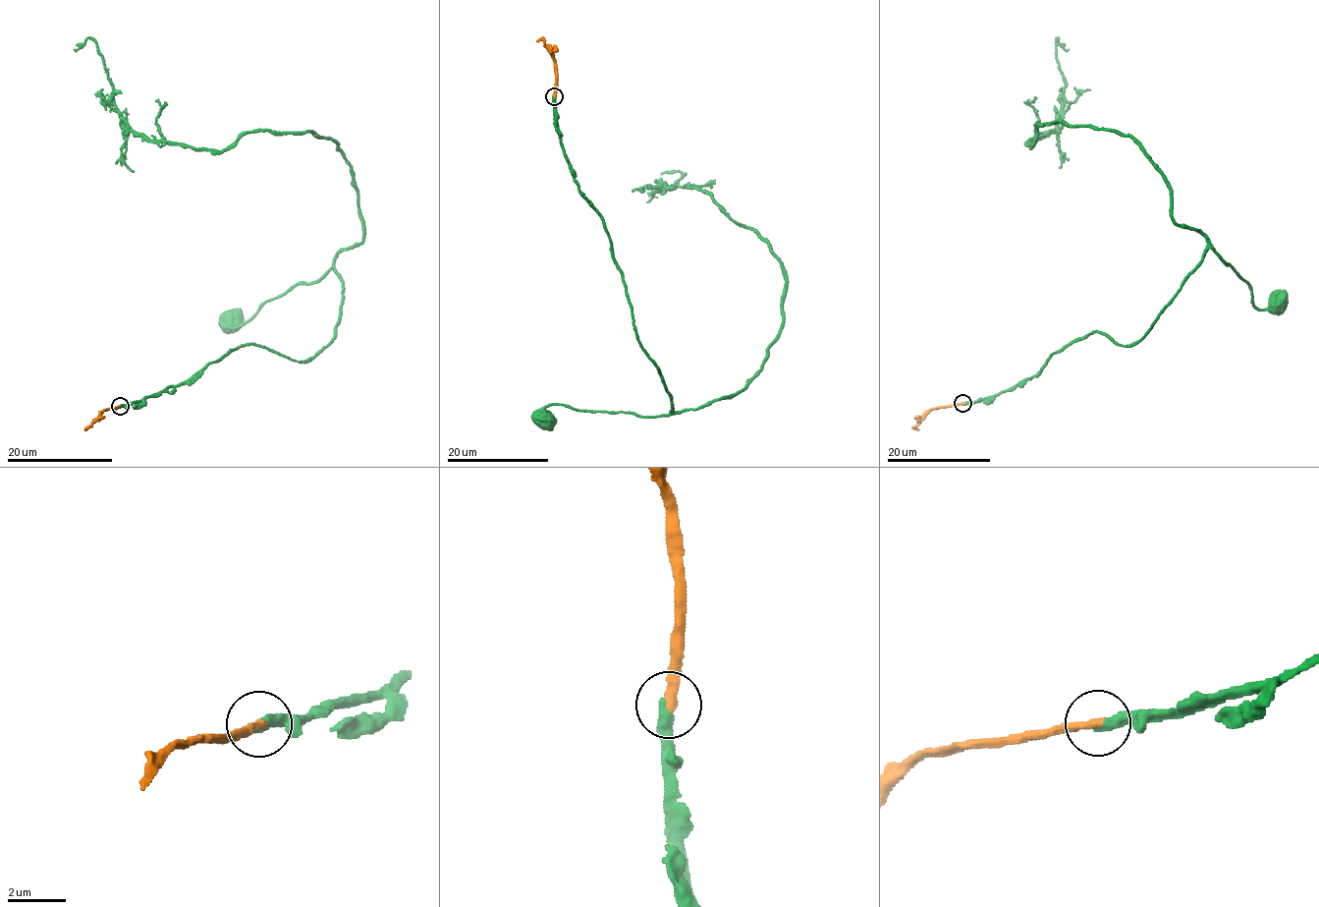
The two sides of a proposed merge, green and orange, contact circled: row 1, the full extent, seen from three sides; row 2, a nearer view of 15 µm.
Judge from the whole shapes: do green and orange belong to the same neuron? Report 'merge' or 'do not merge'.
do not merge

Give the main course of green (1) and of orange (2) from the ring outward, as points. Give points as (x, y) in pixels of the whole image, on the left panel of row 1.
1: (119, 406), (247, 344), (311, 360), (335, 334), (342, 281), (333, 267), (231, 320)
2: (119, 406), (102, 410), (84, 429)

